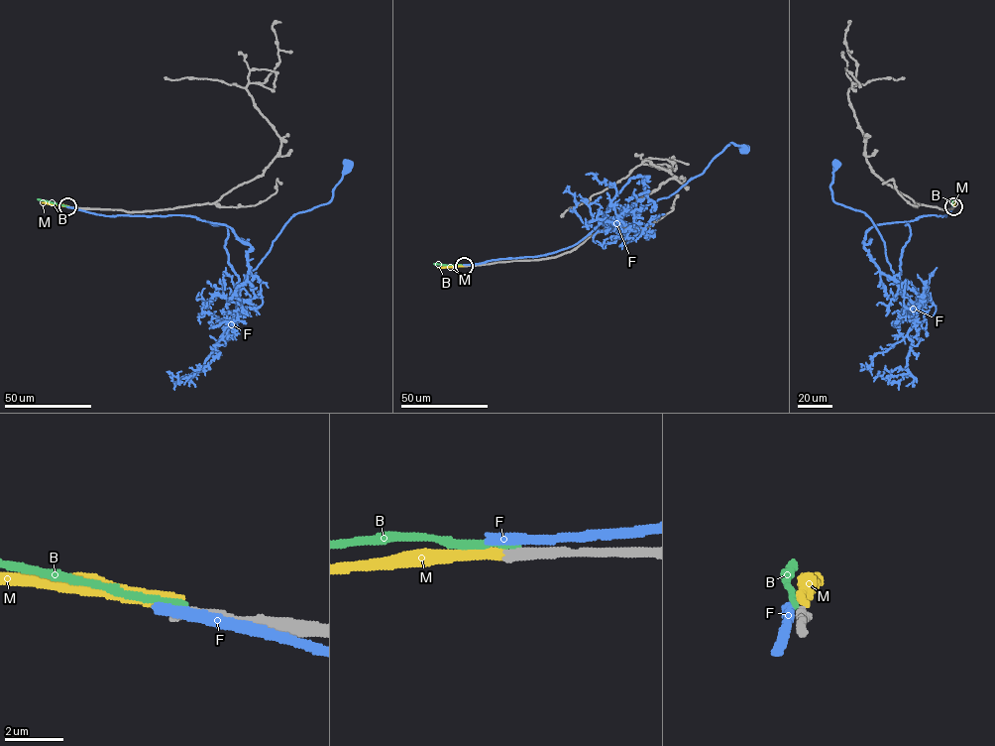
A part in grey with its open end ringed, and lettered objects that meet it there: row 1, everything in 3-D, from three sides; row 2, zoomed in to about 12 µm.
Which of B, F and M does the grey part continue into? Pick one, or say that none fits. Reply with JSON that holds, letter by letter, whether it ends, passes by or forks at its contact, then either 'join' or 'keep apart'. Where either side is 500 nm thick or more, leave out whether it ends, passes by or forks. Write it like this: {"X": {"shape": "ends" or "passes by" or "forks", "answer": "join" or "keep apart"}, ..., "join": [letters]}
{"B": {"shape": "ends", "answer": "keep apart"}, "F": {"shape": "passes by", "answer": "keep apart"}, "M": {"shape": "ends", "answer": "keep apart"}, "join": []}

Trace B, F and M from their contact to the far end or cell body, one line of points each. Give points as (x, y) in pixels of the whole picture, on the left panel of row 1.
B: (68, 206), (37, 198)
F: (69, 207), (106, 215), (194, 216), (225, 224), (228, 264), (240, 291), (288, 220), (330, 200), (348, 162)
M: (68, 206), (42, 202)

